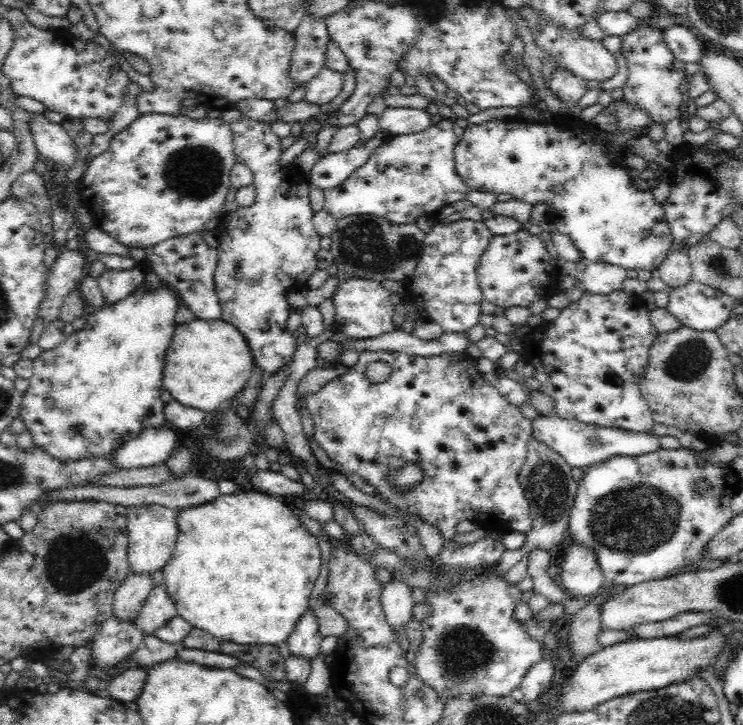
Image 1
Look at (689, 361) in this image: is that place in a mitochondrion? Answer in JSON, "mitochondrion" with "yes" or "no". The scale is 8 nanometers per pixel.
{"mitochondrion":"yes"}

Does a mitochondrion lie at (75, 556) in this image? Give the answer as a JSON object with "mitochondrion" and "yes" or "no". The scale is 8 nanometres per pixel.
{"mitochondrion":"yes"}

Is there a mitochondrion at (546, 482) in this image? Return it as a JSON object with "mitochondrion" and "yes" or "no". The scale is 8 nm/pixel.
{"mitochondrion":"yes"}

